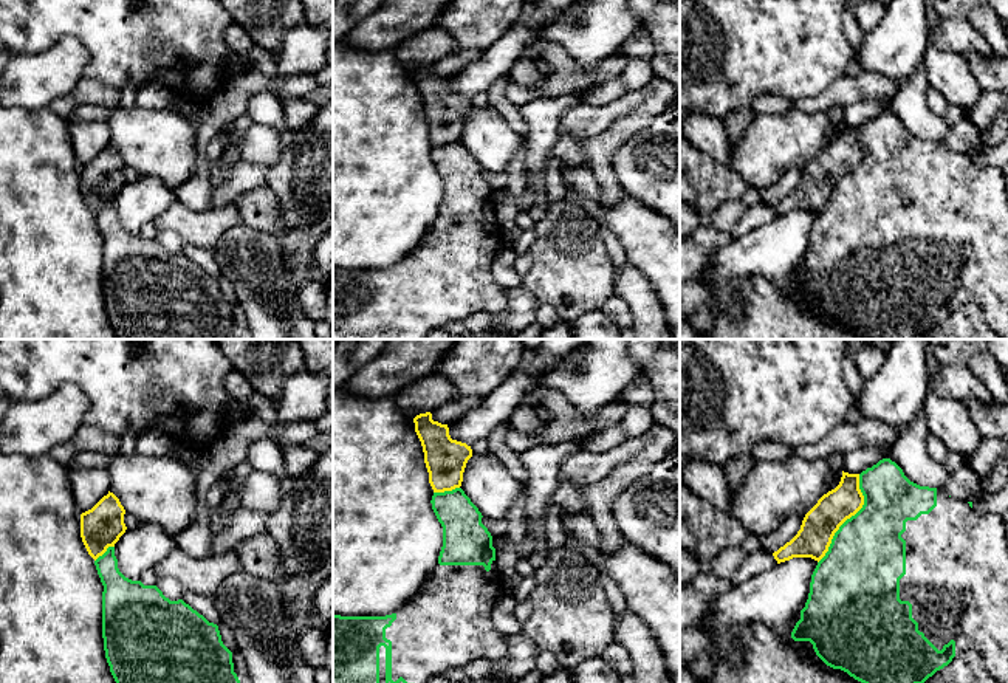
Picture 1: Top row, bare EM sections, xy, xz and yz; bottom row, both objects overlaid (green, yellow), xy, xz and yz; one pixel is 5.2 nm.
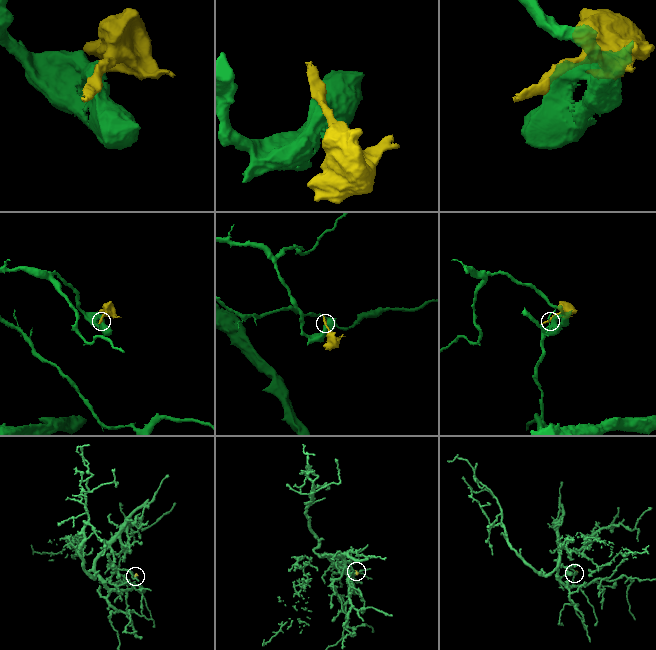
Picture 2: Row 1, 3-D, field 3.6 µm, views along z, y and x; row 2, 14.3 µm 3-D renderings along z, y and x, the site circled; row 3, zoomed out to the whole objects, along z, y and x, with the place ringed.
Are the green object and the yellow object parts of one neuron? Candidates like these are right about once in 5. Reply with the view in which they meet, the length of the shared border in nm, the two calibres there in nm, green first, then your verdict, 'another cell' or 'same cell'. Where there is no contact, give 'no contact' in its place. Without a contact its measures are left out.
yz | 500 nm | 400/180 nm | another cell

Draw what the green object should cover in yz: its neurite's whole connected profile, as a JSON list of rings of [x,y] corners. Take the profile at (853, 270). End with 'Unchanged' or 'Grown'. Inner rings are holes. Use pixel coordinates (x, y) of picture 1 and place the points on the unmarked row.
[[[883,112],[859,127],[859,142],[864,149],[862,161],[847,172],[835,186],[828,204],[818,215],[810,235],[810,246],[801,273],[791,291],[810,294],[816,308],[830,321],[847,325],[866,339],[917,339],[937,324],[948,319],[965,304],[977,305],[986,325],[999,336],[1008,338],[1008,190],[1002,167],[982,166],[972,155],[952,152],[945,141],[920,139],[910,135],[903,122],[890,112]]]. Grown

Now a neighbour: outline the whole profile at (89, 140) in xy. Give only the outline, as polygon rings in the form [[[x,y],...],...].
[[[73,122],[70,133],[74,156],[81,167],[91,163],[110,144],[107,122]]]

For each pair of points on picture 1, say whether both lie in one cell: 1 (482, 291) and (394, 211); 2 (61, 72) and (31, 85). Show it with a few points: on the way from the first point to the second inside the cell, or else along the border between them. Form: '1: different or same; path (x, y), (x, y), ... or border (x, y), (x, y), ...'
1: different; border (437, 216), (426, 234), (397, 262)
2: same; path (53, 73), (39, 79)

